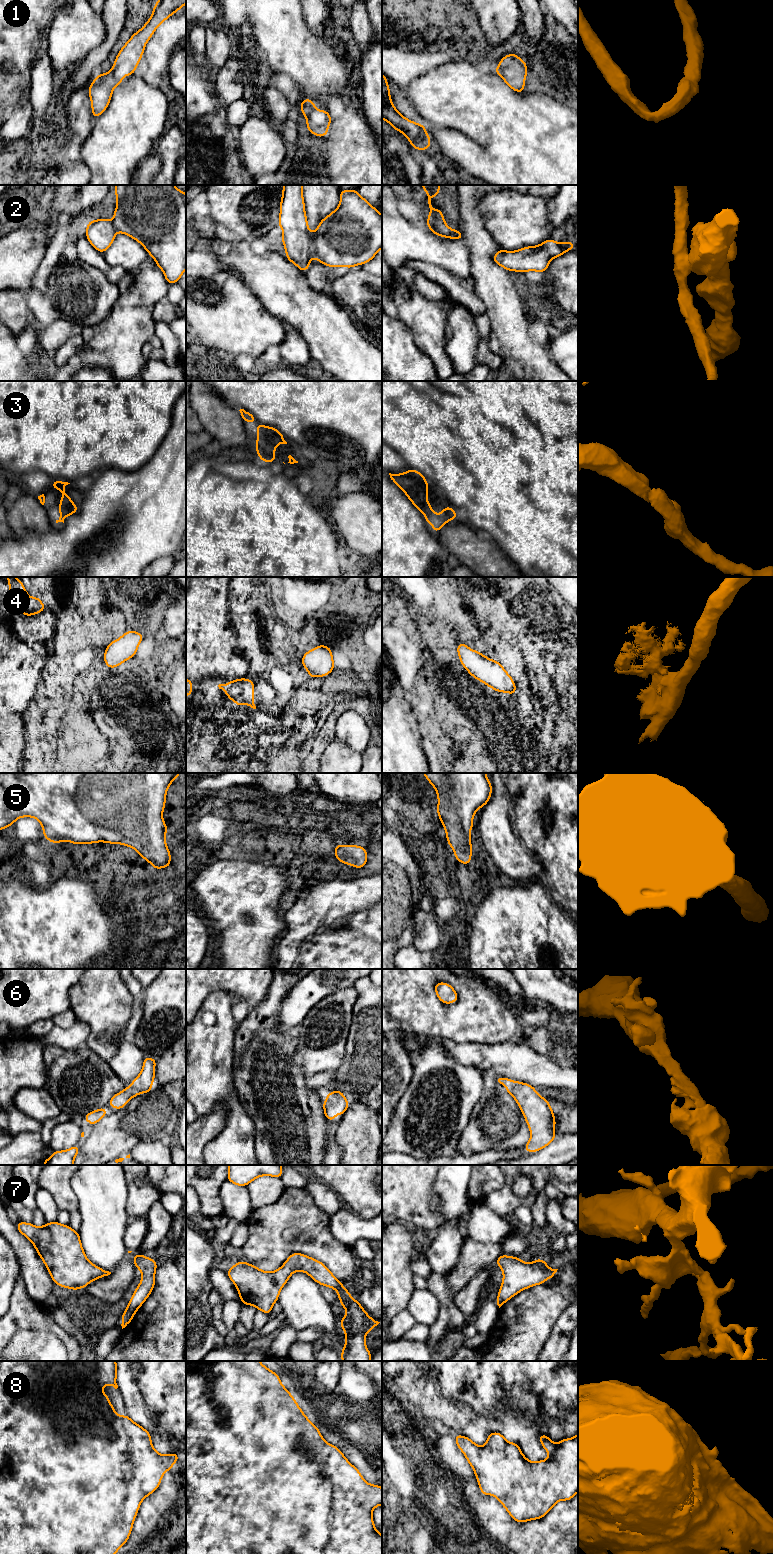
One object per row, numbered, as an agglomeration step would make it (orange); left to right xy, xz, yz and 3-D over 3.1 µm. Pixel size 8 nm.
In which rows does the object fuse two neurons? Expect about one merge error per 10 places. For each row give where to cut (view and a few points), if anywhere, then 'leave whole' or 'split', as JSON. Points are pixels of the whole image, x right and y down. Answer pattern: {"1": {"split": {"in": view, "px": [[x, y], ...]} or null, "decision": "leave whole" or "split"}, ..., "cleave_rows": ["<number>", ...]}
{"1": {"split": null, "decision": "leave whole"}, "2": {"split": null, "decision": "leave whole"}, "3": {"split": null, "decision": "leave whole"}, "4": {"split": null, "decision": "leave whole"}, "5": {"split": null, "decision": "leave whole"}, "6": {"split": null, "decision": "leave whole"}, "7": {"split": null, "decision": "leave whole"}, "8": {"split": null, "decision": "leave whole"}, "cleave_rows": []}

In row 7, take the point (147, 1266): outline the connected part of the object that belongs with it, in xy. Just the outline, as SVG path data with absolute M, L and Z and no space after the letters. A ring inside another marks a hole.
M136 1254L133 1258L133 1264L141 1271L142 1278L121 1317L122 1329L132 1321L134 1314L143 1305L155 1286L155 1272L158 1263L142 1254Z

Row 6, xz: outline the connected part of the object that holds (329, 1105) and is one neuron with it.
M337 1088L332 1093L328 1093L323 1102L324 1115L329 1121L333 1121L337 1114L343 1115L348 1107L349 1101Z

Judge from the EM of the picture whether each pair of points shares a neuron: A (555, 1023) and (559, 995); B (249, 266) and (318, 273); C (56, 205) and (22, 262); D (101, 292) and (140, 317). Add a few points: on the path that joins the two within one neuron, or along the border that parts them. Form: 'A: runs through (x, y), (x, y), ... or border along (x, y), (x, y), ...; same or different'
A: border along (535, 999), (546, 1001), (552, 1006), (567, 1012); different
B: border along (304, 272), (307, 284), (318, 292); different
C: border along (47, 223), (53, 230); different
D: border along (117, 284), (119, 297), (110, 312), (101, 320); different

